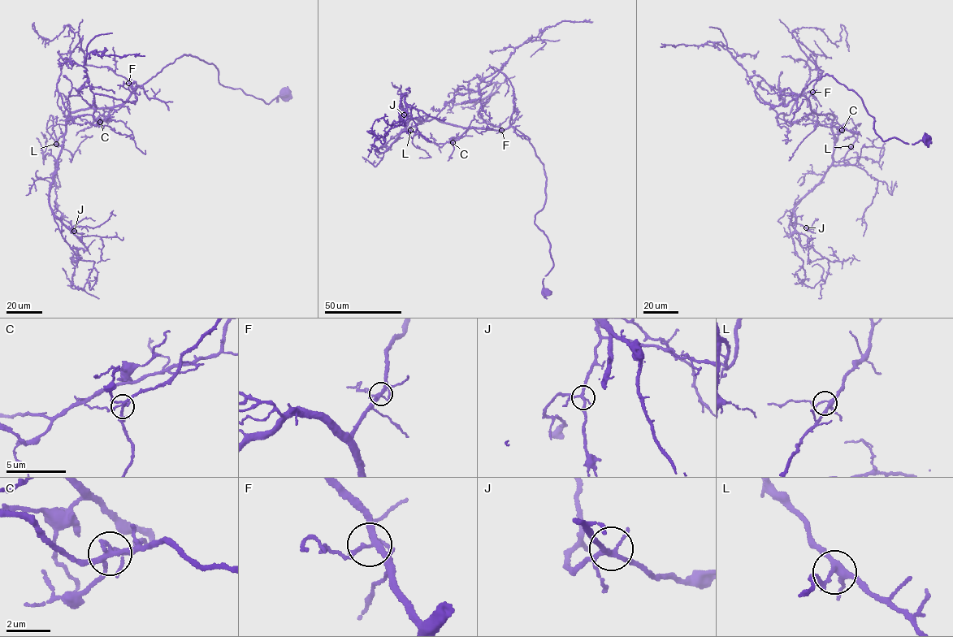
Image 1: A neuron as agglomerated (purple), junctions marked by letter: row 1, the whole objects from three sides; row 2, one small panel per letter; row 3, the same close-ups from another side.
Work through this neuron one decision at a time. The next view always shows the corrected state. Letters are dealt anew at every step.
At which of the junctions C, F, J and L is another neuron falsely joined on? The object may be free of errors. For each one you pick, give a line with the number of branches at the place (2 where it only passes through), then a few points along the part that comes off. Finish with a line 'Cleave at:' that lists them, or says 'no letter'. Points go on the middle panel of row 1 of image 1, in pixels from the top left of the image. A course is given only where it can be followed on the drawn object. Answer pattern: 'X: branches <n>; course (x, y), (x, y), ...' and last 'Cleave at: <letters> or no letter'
C: branches 5; course (452, 142), (459, 138), (470, 122), (478, 119)
Cleave at: C

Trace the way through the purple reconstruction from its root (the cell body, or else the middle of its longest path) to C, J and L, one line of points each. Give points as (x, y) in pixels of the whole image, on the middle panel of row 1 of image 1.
C: (546, 292), (543, 280), (553, 262), (534, 223), (547, 179), (534, 149), (510, 126), (470, 128), (452, 142)
J: (546, 292), (552, 259), (534, 221), (547, 179), (529, 140), (513, 127), (410, 119), (403, 94), (404, 114)
L: (546, 292), (552, 259), (534, 221), (547, 179), (524, 134), (434, 119), (420, 118), (410, 130)

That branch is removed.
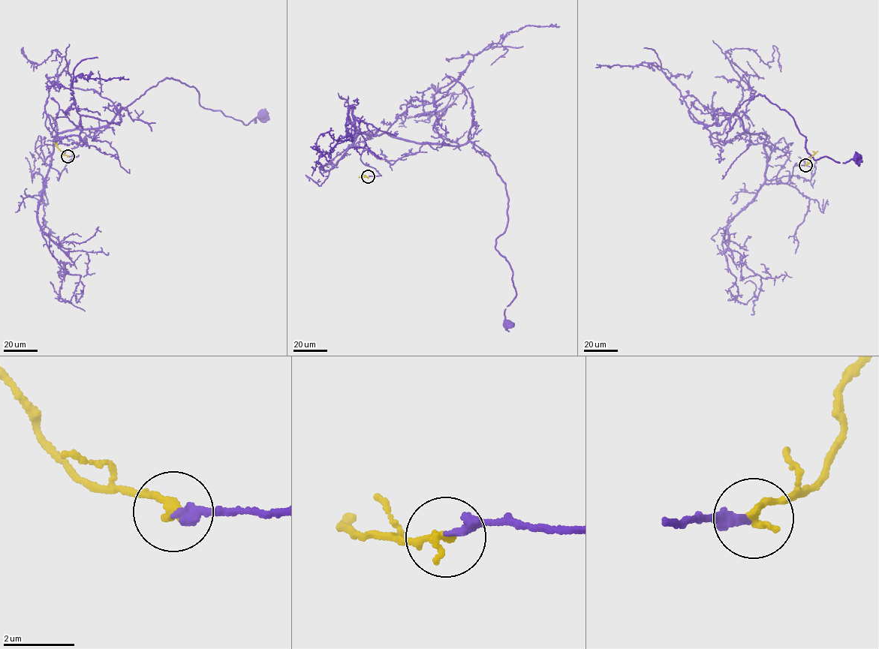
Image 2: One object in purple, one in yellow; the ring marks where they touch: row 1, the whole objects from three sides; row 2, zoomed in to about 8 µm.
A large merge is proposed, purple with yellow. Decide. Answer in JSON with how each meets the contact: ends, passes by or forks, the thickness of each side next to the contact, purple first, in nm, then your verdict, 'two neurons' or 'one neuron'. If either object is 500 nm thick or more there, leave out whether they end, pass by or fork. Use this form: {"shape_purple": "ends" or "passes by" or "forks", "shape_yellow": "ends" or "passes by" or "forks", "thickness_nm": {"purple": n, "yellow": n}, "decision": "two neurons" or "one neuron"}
{"shape_purple": "ends", "shape_yellow": "ends", "thickness_nm": {"purple": 240, "yellow": 240}, "decision": "one neuron"}

